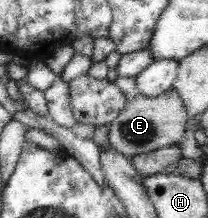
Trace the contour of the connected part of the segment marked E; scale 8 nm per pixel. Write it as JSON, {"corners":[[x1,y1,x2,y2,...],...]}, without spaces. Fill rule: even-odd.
{"corners":[[174,89,157,97,145,97,141,94,128,99,124,110,110,123,107,129,107,138,110,146,127,158,147,154,177,145,186,135,189,116,182,104,181,97]]}

